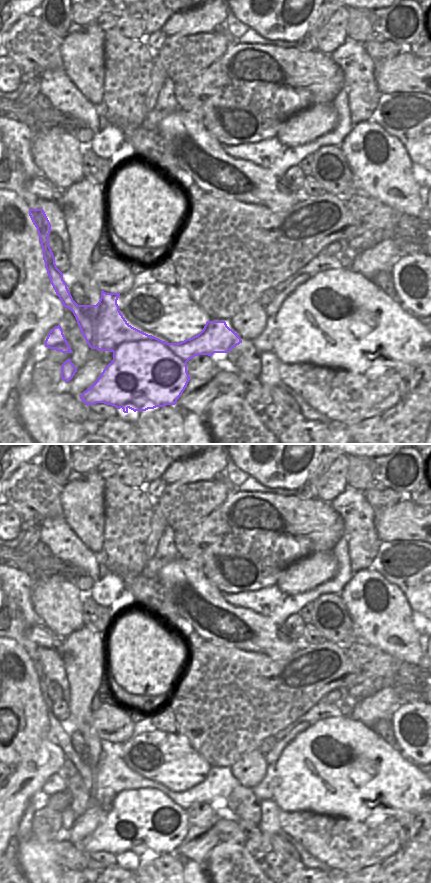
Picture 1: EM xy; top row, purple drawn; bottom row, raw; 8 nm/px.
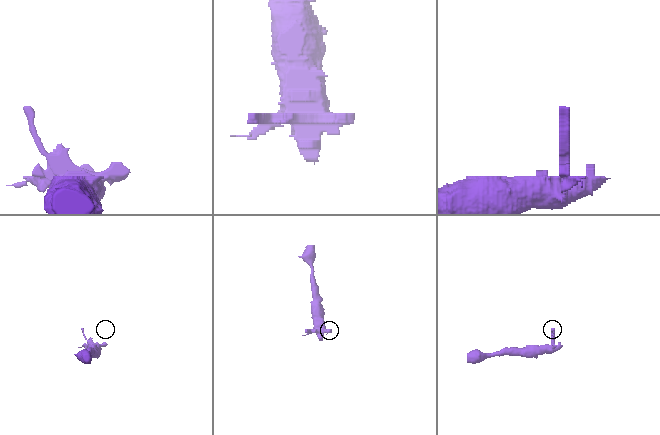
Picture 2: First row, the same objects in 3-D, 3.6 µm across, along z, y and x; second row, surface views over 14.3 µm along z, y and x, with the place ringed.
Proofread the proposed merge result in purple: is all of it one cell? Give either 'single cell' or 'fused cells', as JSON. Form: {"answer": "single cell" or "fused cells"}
{"answer": "fused cells"}

